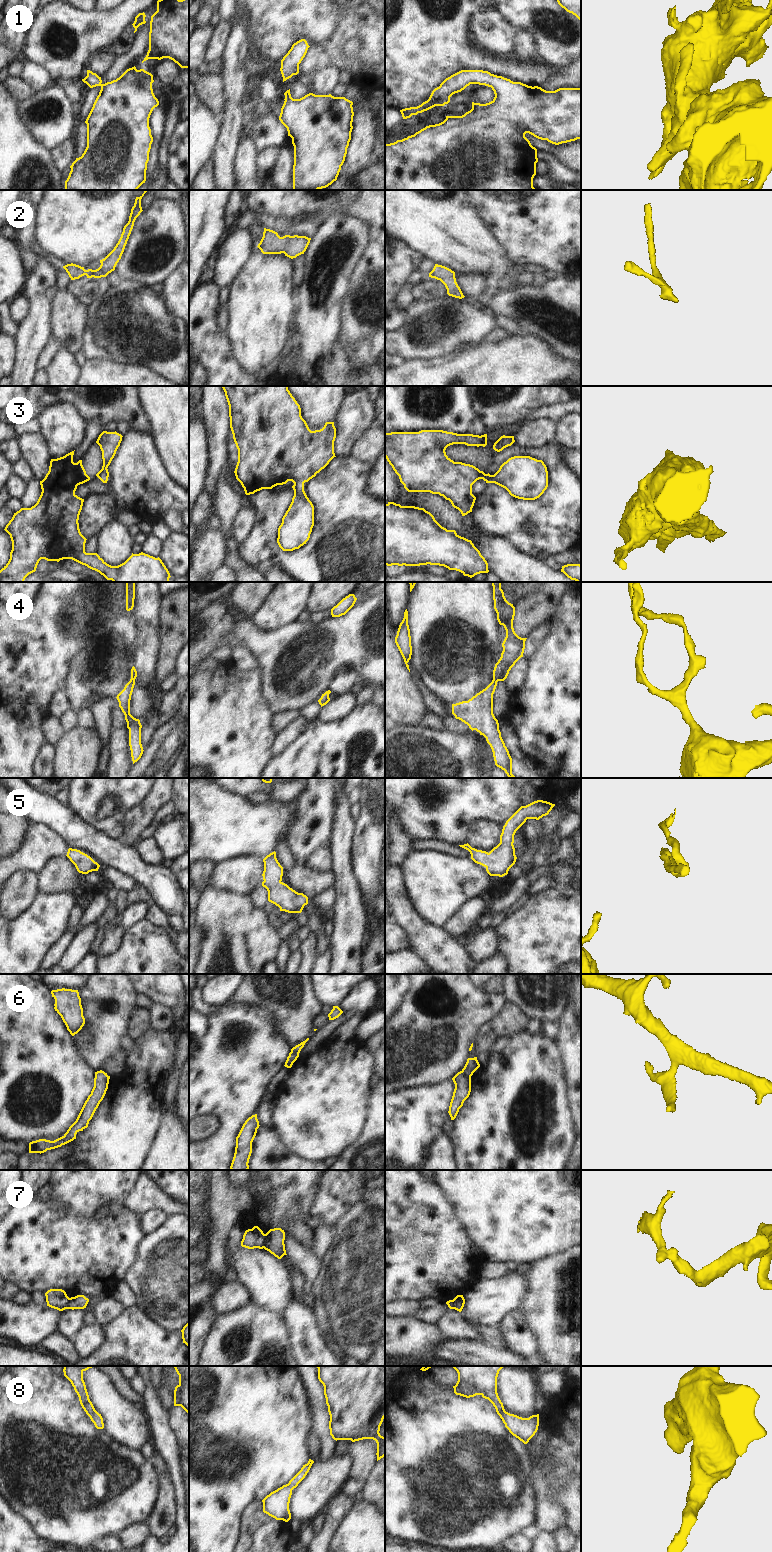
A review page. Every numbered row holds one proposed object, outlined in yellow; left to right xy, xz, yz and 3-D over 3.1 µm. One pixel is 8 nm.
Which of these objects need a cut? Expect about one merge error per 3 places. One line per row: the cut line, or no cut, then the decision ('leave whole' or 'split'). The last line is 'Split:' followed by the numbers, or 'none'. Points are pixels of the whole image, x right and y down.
1: no cut; leave whole
2: no cut; leave whole
3: no cut; leave whole
4: no cut; leave whole
5: no cut; leave whole
6: no cut; leave whole
7: cut in xz along (265, 1234), (265, 1242), (262, 1247); split
8: no cut; leave whole
Split: 7

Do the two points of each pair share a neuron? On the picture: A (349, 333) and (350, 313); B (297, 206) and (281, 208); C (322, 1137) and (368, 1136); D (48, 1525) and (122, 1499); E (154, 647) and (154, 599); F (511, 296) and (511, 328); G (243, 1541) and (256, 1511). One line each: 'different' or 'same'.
A: same
B: same
C: different
D: same
E: same
F: different
G: same

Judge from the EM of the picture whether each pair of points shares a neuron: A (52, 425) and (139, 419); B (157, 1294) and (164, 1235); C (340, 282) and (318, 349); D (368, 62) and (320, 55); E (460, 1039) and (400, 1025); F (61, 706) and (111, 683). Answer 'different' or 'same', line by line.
A: different
B: same
C: same
D: same
E: same
F: different

